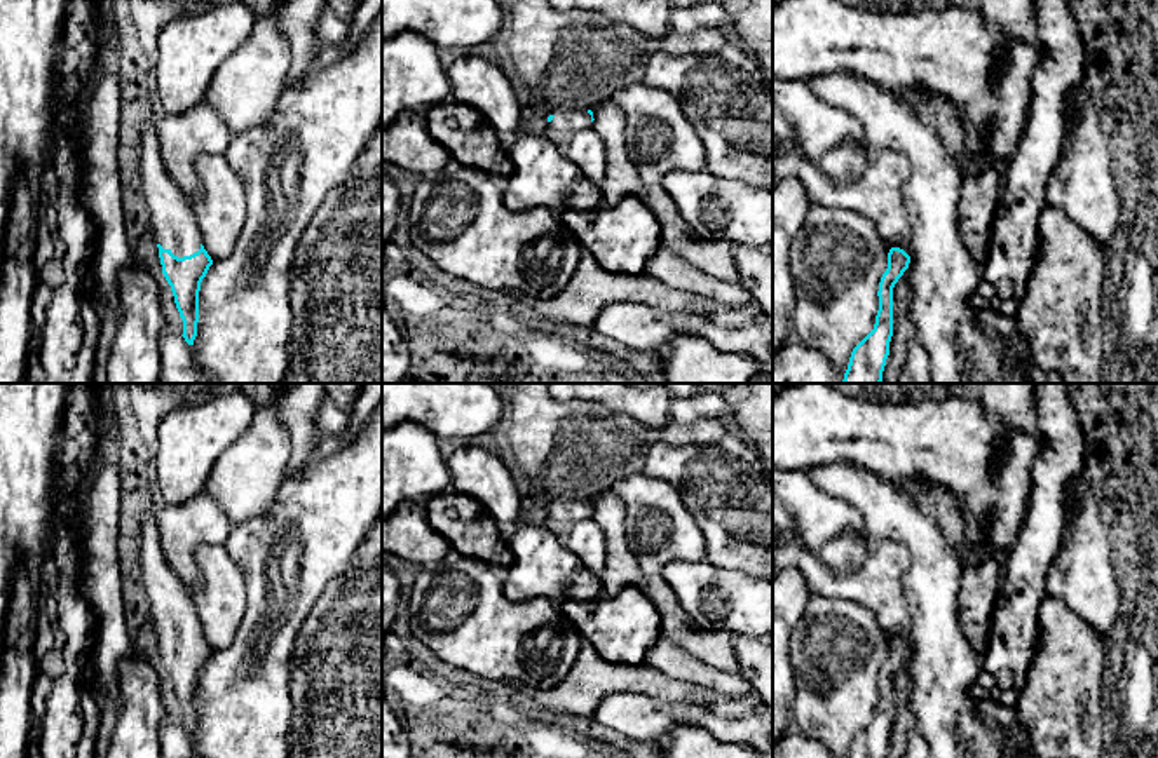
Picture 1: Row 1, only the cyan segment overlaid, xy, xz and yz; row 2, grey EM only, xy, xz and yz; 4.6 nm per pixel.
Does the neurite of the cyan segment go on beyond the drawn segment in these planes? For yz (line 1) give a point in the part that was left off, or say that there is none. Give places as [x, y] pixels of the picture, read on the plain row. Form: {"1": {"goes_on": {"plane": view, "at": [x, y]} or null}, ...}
{"1": {"goes_on": null}}

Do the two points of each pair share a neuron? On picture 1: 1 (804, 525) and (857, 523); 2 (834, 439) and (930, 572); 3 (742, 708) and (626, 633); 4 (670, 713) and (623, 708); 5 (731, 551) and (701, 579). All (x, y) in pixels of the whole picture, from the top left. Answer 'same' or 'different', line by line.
1: same
2: different
3: different
4: same
5: different

